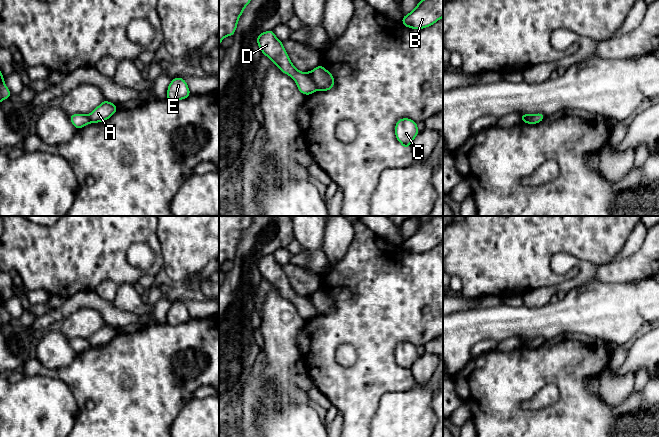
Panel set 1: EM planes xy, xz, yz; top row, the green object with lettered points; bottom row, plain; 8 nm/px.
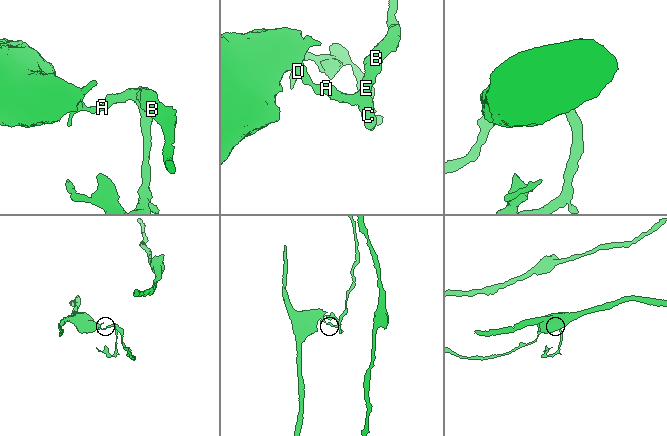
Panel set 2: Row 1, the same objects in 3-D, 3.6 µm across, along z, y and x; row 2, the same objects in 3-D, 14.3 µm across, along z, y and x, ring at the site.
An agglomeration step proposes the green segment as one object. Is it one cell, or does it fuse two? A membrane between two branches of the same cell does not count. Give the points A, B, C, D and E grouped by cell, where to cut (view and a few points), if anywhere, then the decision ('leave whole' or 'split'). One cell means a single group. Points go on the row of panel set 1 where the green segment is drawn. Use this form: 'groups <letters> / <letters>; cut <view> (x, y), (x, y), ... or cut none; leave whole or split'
groups A B C E / D; cut xz (309, 72), (317, 89); split

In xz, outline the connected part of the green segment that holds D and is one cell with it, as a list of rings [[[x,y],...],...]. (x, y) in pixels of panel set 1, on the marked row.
[[[273,30],[260,33],[256,39],[262,53],[277,65],[279,70],[296,82],[298,90],[304,95],[313,94],[316,90],[310,72],[300,72],[292,64],[283,43],[275,36]]]

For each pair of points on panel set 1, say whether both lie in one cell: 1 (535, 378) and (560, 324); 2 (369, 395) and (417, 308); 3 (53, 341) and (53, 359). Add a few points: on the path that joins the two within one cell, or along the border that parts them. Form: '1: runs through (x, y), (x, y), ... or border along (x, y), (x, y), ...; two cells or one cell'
1: border along (577, 331), (566, 331), (545, 340); two cells
2: runs through (374, 373), (375, 350), (395, 330); one cell
3: runs through (53, 345), (53, 355); one cell

